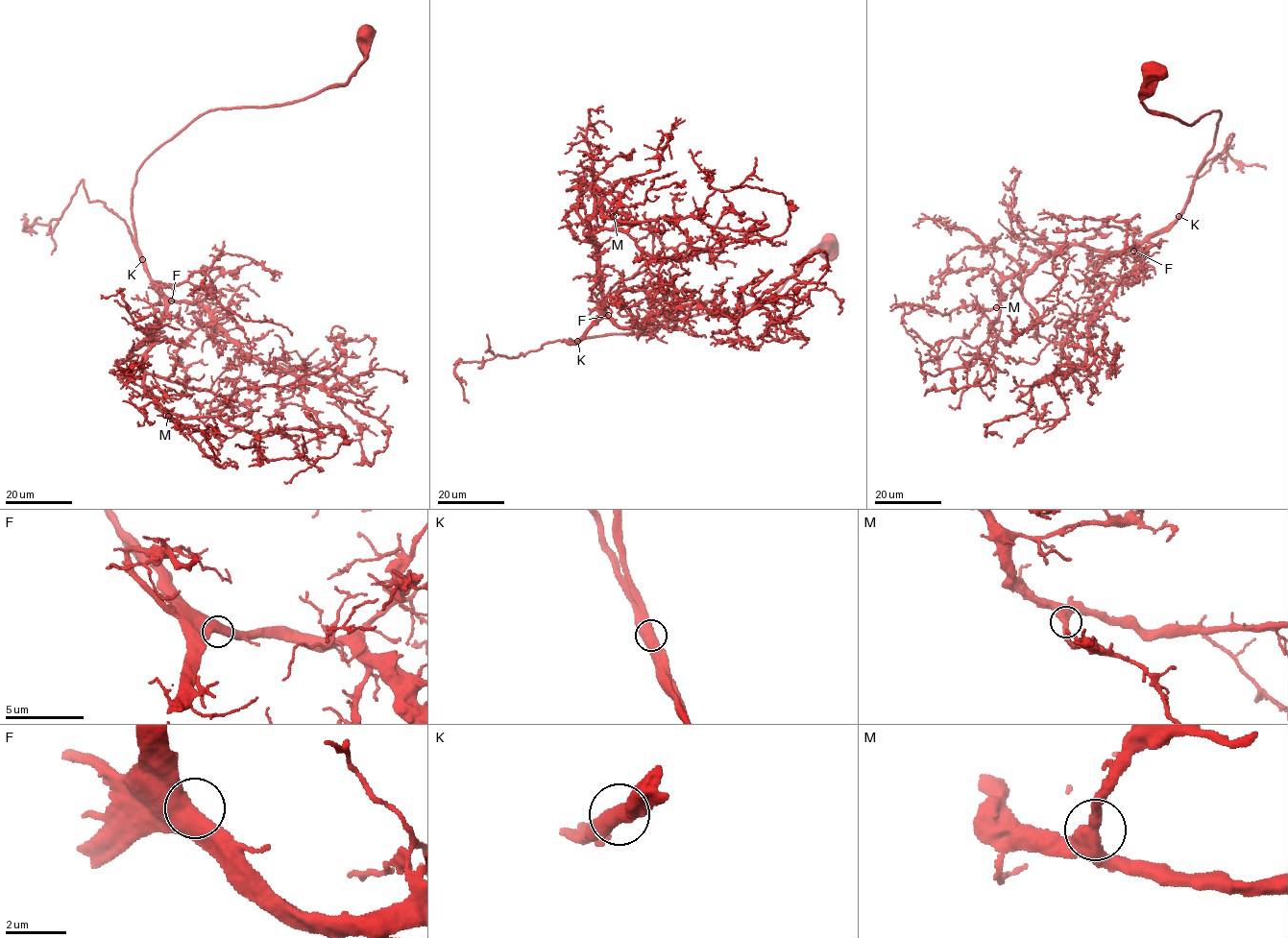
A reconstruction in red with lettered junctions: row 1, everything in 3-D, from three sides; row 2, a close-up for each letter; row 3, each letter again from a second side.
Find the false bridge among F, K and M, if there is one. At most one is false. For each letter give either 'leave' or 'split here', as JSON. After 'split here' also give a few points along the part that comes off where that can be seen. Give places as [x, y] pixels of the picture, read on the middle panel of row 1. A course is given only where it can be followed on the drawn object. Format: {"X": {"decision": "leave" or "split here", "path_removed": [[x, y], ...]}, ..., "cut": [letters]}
{"F": {"decision": "leave"}, "K": {"decision": "leave"}, "M": {"decision": "leave"}, "cut": []}

